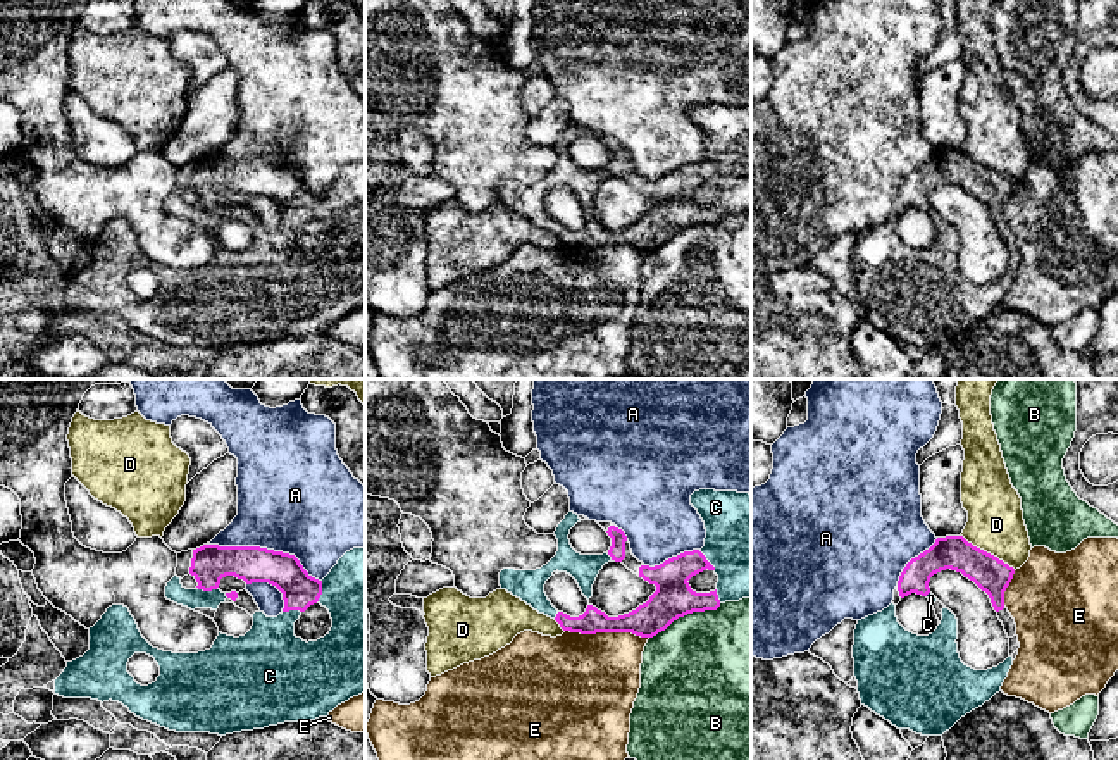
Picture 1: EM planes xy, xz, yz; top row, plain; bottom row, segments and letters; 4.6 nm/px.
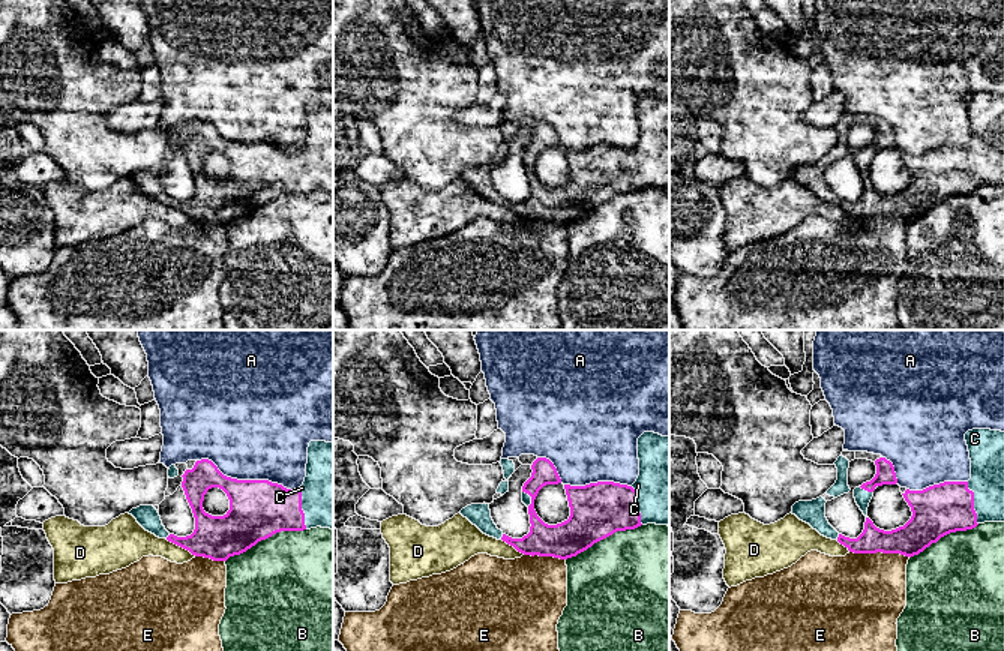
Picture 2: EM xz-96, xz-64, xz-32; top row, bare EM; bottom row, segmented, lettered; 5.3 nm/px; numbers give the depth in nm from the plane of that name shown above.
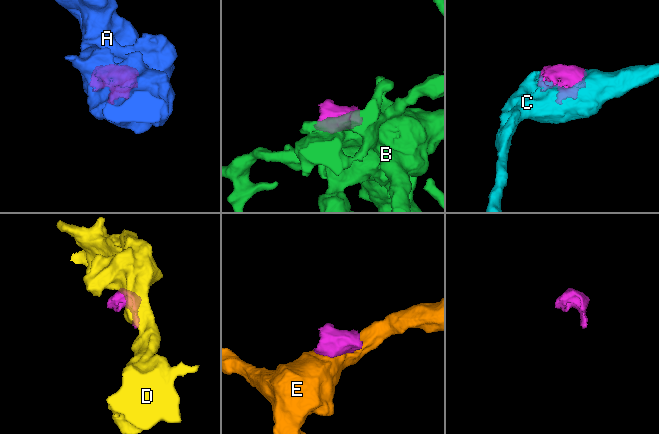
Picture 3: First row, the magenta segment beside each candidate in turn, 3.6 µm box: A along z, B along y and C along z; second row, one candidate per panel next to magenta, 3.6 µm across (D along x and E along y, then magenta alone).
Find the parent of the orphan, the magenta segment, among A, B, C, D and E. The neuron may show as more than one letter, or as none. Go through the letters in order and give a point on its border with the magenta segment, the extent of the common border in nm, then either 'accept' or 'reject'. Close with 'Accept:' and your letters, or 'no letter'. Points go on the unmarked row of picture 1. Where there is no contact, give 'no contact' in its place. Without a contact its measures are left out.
A: meets magenta in xy at (266, 162); contact 550 nm long; reject
B: meets magenta in xz at (684, 228); contact 380 nm long; reject
C: meets magenta in xy at (321, 205); contact 110 nm long; accept
D: meets magenta in yz at (989, 168); contact 300 nm long; reject
E: meets magenta in xz at (607, 245); contact 400 nm long; reject
Accept: C

